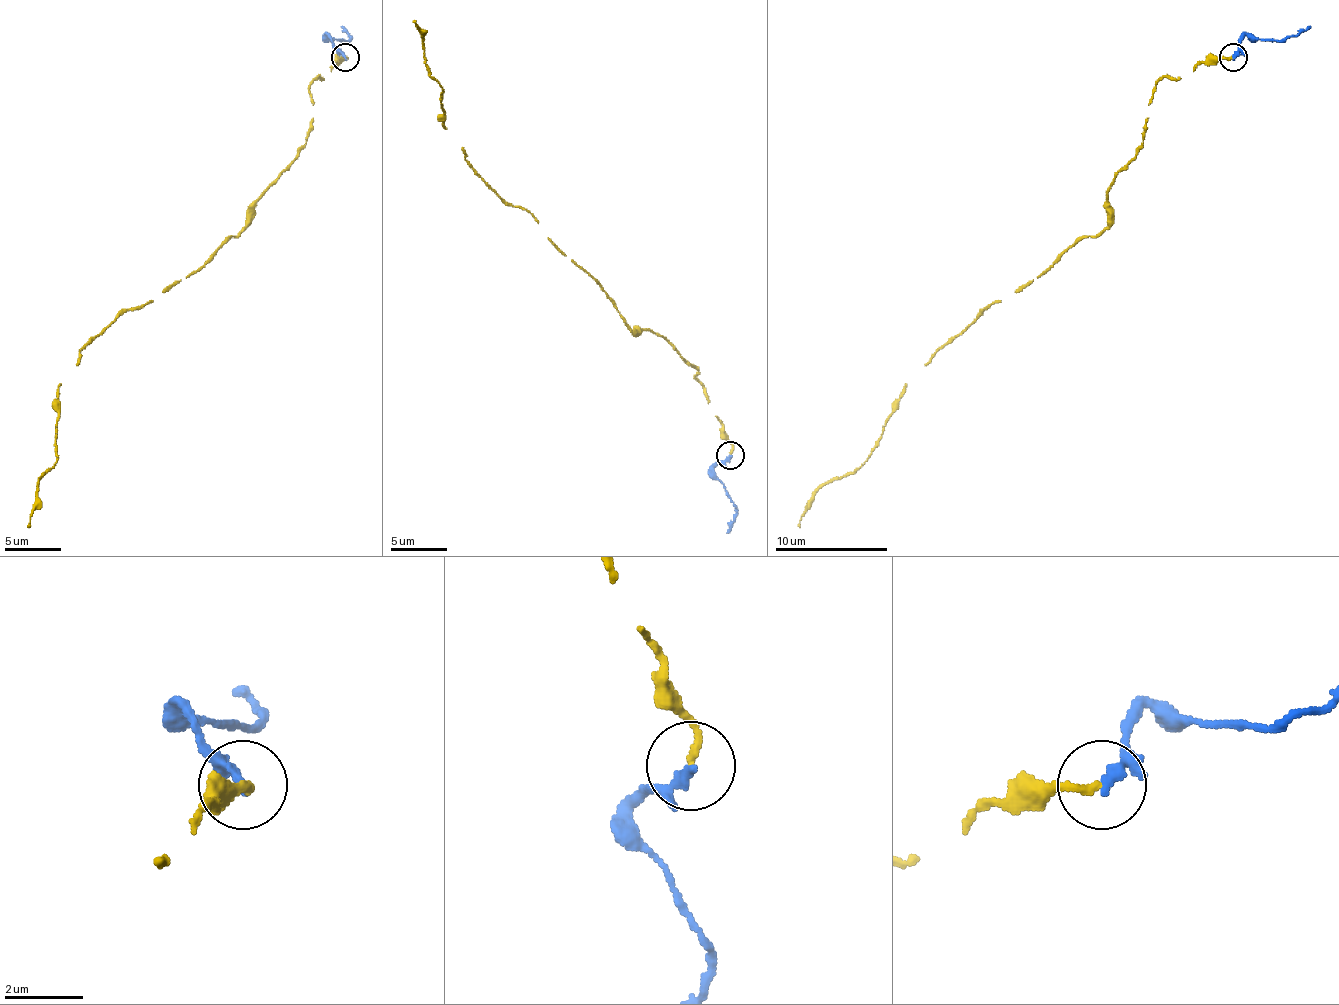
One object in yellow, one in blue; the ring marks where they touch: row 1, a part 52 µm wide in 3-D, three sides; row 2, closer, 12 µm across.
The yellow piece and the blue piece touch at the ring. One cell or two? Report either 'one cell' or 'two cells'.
one cell

